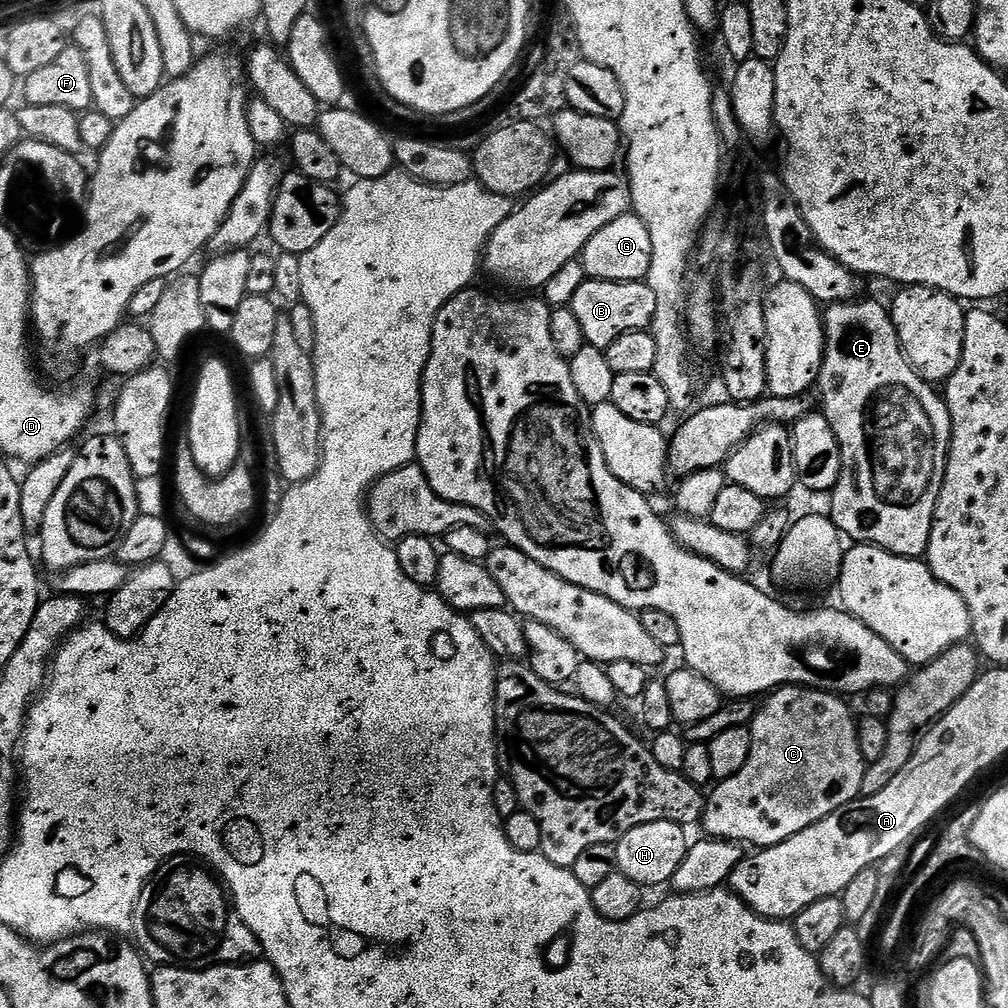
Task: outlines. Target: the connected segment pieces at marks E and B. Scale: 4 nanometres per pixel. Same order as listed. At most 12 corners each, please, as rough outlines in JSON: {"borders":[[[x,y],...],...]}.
{"borders":[[[876,300],[822,312],[849,541],[928,550],[948,401]],[[585,278],[570,307],[585,345],[603,350],[651,329],[647,282]]]}

